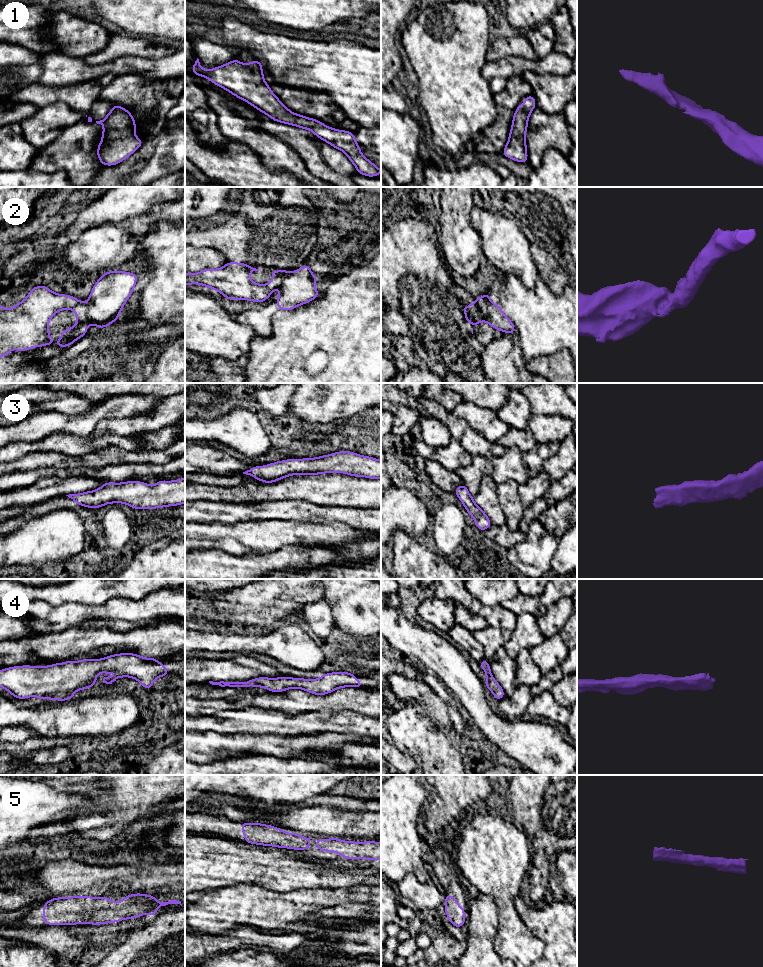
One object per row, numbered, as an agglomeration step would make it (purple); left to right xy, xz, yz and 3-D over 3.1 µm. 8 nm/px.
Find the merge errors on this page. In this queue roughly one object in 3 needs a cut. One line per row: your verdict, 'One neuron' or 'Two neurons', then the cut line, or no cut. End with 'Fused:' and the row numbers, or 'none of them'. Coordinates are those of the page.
1: One neuron. No split
2: Two neurons. Split along xy (86, 302), (87, 319), (90, 323)
3: One neuron. No split
4: One neuron. No split
5: One neuron. No split
Fused: 2

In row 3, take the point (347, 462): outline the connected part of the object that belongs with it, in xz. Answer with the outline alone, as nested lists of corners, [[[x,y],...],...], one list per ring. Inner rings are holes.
[[[339,451],[315,458],[287,459],[243,472],[263,483],[274,483],[291,475],[344,473],[354,477],[381,479],[381,460],[351,451]]]

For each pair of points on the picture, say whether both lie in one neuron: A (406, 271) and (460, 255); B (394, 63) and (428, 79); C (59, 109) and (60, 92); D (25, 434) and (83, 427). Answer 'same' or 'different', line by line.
A: different
B: different
C: different
D: same

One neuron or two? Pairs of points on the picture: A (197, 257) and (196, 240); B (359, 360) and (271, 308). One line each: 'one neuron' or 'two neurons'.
A: two neurons
B: two neurons

